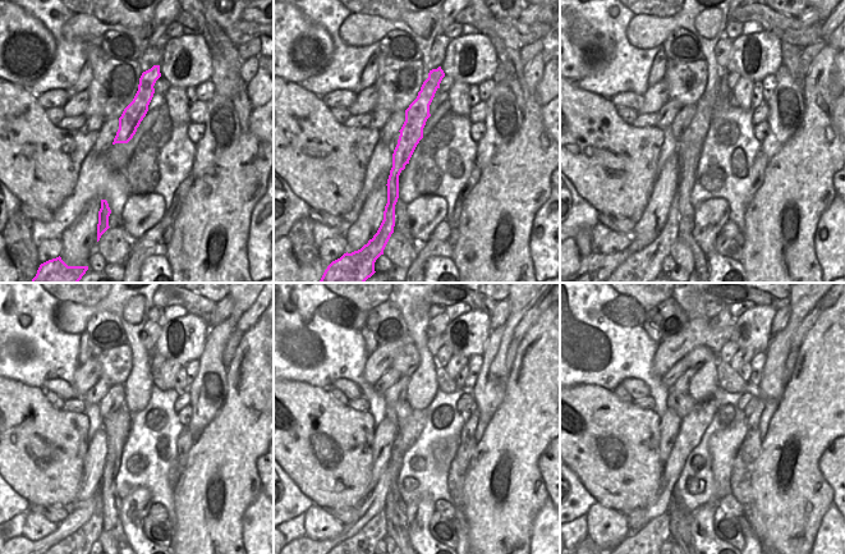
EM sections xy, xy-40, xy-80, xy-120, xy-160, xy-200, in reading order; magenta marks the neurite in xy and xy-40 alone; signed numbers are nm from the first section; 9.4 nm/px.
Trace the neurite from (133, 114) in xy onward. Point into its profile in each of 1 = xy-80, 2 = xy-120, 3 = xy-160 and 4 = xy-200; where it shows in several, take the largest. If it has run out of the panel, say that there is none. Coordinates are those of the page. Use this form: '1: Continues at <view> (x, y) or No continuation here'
1: Continues at xy-80 (652, 256)
2: Continues at xy-120 (79, 543)
3: Continues at xy-160 (363, 543)
4: Continues at xy-200 (647, 541).

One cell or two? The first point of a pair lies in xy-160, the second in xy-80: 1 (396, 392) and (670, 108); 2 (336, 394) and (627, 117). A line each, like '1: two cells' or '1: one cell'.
1: two cells
2: one cell

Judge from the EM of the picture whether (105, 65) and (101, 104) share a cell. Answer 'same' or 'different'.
same

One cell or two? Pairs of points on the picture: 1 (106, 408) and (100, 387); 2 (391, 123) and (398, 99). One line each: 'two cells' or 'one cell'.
1: two cells
2: two cells

